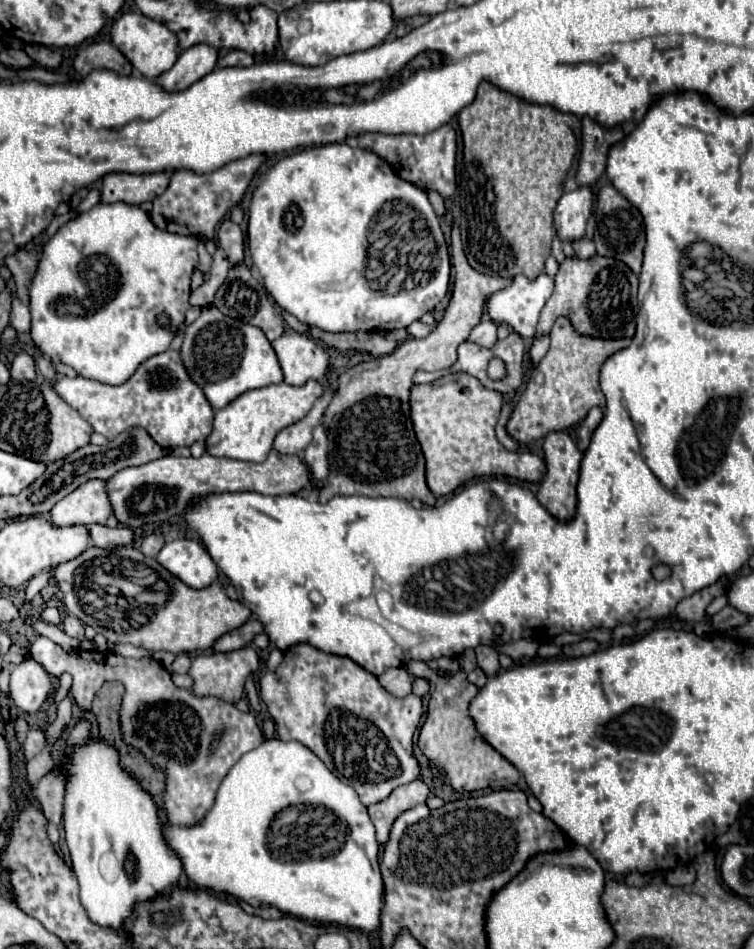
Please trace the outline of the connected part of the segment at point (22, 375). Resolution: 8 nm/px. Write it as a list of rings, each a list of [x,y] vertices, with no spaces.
[[[20,351],[16,353],[12,365],[10,365],[10,375],[12,379],[18,379],[18,381],[32,381],[36,377],[36,365],[34,365],[34,359],[26,353],[26,351]]]

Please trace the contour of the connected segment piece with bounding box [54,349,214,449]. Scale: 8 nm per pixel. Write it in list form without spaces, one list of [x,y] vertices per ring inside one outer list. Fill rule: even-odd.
[[[168,349],[146,359],[134,375],[122,385],[106,385],[94,379],[76,375],[74,379],[62,377],[54,383],[56,393],[76,409],[96,433],[102,433],[108,441],[114,441],[118,433],[130,427],[142,427],[162,449],[190,447],[194,441],[206,439],[212,425],[212,405],[208,403],[202,389],[192,381],[182,365],[180,351]]]

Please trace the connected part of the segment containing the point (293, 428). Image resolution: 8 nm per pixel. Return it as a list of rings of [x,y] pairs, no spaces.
[[[324,391],[322,397],[318,397],[318,401],[314,403],[314,407],[310,409],[310,413],[288,425],[286,429],[282,429],[276,439],[274,439],[274,449],[284,453],[284,455],[294,455],[294,453],[302,453],[306,449],[306,445],[312,441],[312,429],[322,423],[322,413],[326,411],[326,405],[330,403],[332,393]]]

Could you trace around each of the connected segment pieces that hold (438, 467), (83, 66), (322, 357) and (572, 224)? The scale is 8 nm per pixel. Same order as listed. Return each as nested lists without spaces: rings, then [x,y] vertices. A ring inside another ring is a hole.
[[[450,373],[428,385],[414,385],[410,393],[416,437],[426,457],[426,481],[436,497],[452,493],[476,477],[514,477],[538,483],[546,475],[542,457],[530,451],[508,451],[496,439],[494,427],[502,409],[502,393],[486,389],[468,373]]]
[[[110,41],[92,43],[88,47],[78,49],[74,59],[76,73],[80,77],[86,77],[86,73],[92,73],[94,69],[110,69],[114,73],[132,73],[130,61],[118,53],[118,49]]]
[[[286,331],[272,343],[288,385],[304,385],[310,379],[322,379],[330,365],[330,355],[306,333]]]
[[[582,185],[570,193],[564,193],[554,209],[554,225],[560,239],[574,241],[584,235],[586,221],[592,215],[594,191],[590,185]]]

